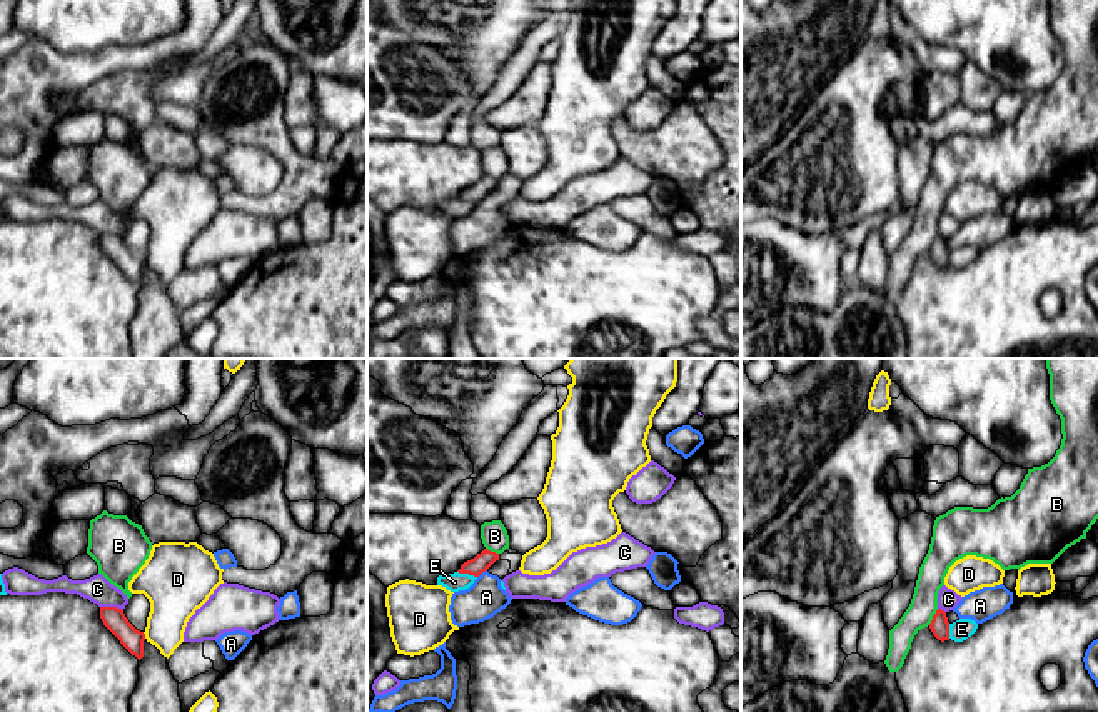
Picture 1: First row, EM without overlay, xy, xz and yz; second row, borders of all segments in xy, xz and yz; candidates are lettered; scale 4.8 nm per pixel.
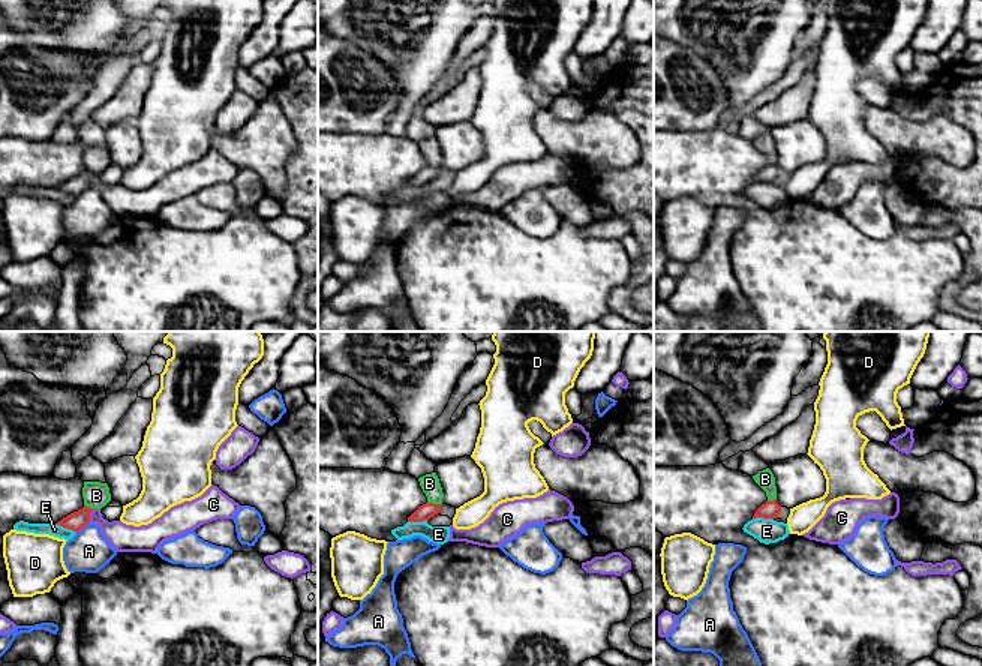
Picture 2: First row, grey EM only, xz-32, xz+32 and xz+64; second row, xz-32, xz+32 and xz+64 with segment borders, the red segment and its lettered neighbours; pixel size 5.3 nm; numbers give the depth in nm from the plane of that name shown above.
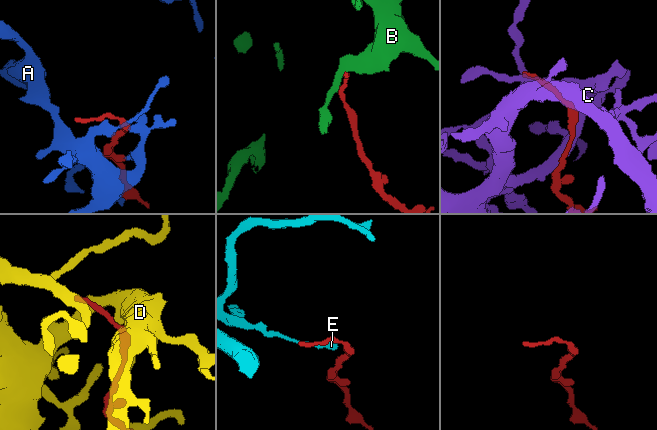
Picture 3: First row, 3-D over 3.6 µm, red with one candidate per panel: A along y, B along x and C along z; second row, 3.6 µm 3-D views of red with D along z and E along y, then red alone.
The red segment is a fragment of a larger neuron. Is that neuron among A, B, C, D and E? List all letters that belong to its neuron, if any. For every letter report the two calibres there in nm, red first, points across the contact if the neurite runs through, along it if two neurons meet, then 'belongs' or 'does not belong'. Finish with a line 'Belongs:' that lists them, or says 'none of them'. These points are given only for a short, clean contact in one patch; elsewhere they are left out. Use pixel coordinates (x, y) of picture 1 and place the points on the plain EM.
A: 90 nm thick on the red side, 180 nm on the other; belongs
B: 90 nm thick on the red side, 130 nm on the other; border along yz (938, 235), (928, 250); does not belong
C: 110 nm thick on the red side, 140 nm on the other; does not belong
D: 110 nm thick on the red side, 260 nm on the other; does not belong
E: 90 nm thick on the red side, 90 nm on the other; does not belong
Belongs: A

